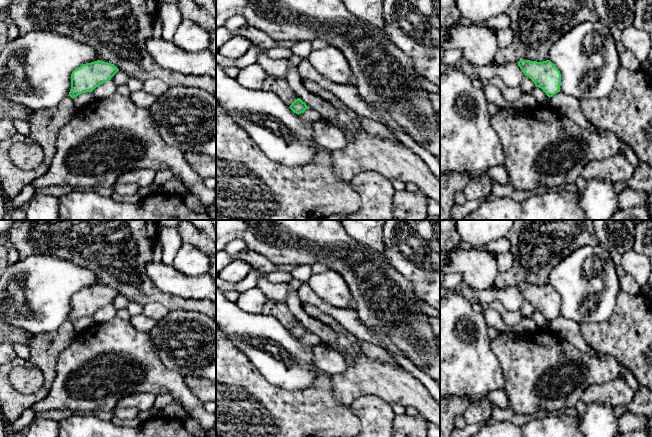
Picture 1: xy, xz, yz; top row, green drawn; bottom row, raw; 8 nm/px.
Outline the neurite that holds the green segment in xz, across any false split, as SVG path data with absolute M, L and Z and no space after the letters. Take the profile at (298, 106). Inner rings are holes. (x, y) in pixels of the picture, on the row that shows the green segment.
M300 98L296 99L289 107L294 113L301 114L309 107Z

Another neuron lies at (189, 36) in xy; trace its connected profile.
M183 19L175 32L173 42L187 52L197 53L209 49L211 38L210 31Z

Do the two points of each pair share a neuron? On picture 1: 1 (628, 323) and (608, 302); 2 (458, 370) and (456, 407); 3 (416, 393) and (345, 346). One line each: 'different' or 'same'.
1: different
2: different
3: same

